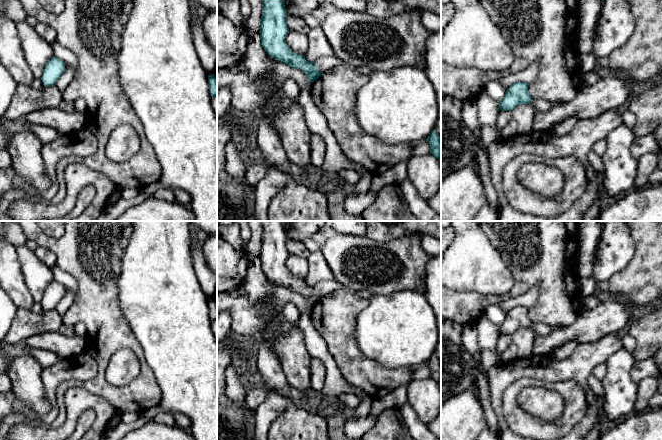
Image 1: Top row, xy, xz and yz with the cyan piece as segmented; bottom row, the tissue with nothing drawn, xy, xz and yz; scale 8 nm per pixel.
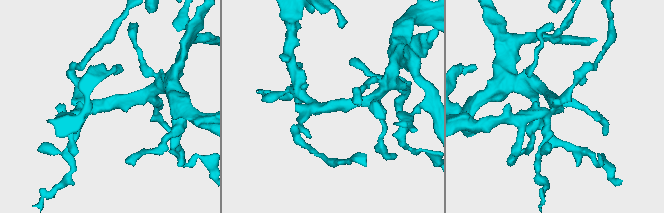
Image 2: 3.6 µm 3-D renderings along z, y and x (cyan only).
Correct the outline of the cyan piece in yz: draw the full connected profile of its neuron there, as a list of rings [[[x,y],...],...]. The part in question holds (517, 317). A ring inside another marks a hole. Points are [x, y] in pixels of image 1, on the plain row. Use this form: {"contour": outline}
{"contour": [[[524,306],[513,307],[505,316],[503,324],[499,327],[499,334],[511,335],[520,328],[531,328],[541,336],[549,335],[553,330],[561,326],[551,327],[537,325],[531,321],[528,315],[528,308]]]}

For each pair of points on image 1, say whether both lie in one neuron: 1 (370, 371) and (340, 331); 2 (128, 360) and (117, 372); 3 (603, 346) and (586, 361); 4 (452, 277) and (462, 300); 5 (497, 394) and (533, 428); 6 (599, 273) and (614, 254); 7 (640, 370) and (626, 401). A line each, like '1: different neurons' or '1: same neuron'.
1: same neuron
2: same neuron
3: same neuron
4: different neurons
5: different neurons
6: same neuron
7: different neurons

